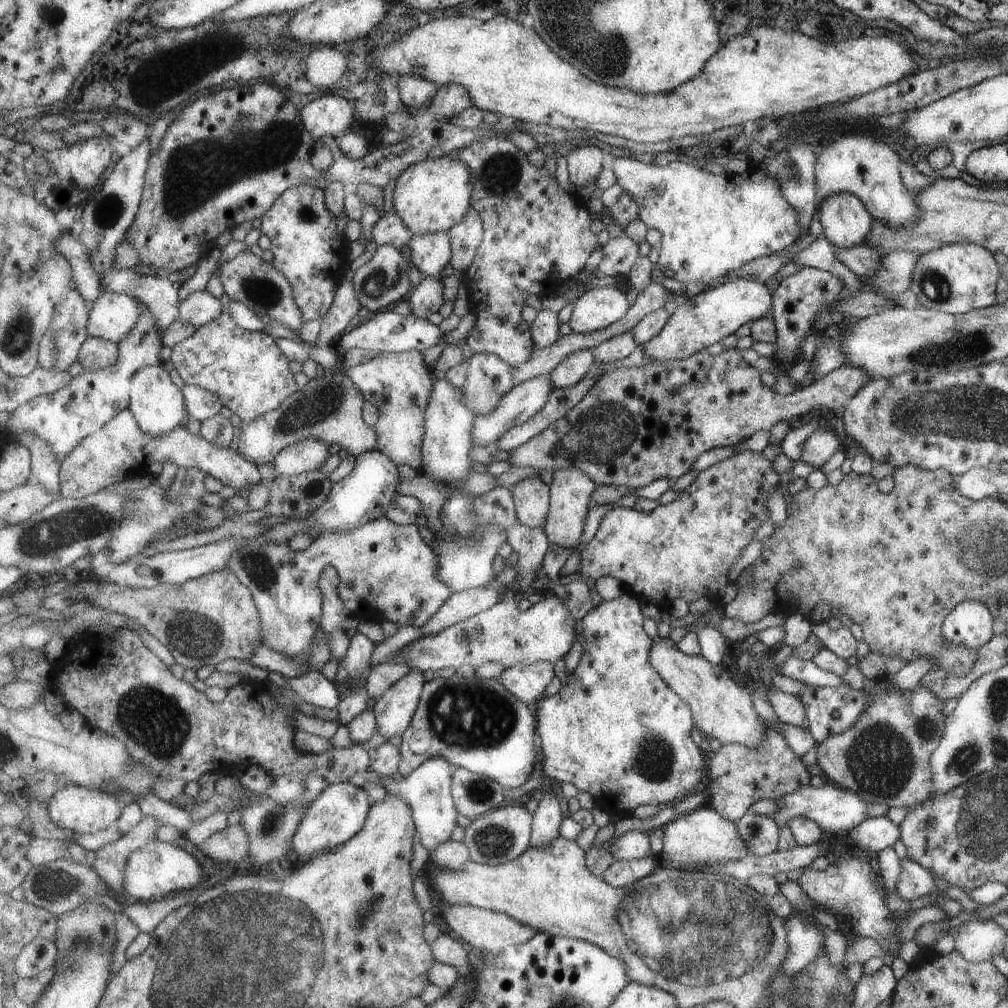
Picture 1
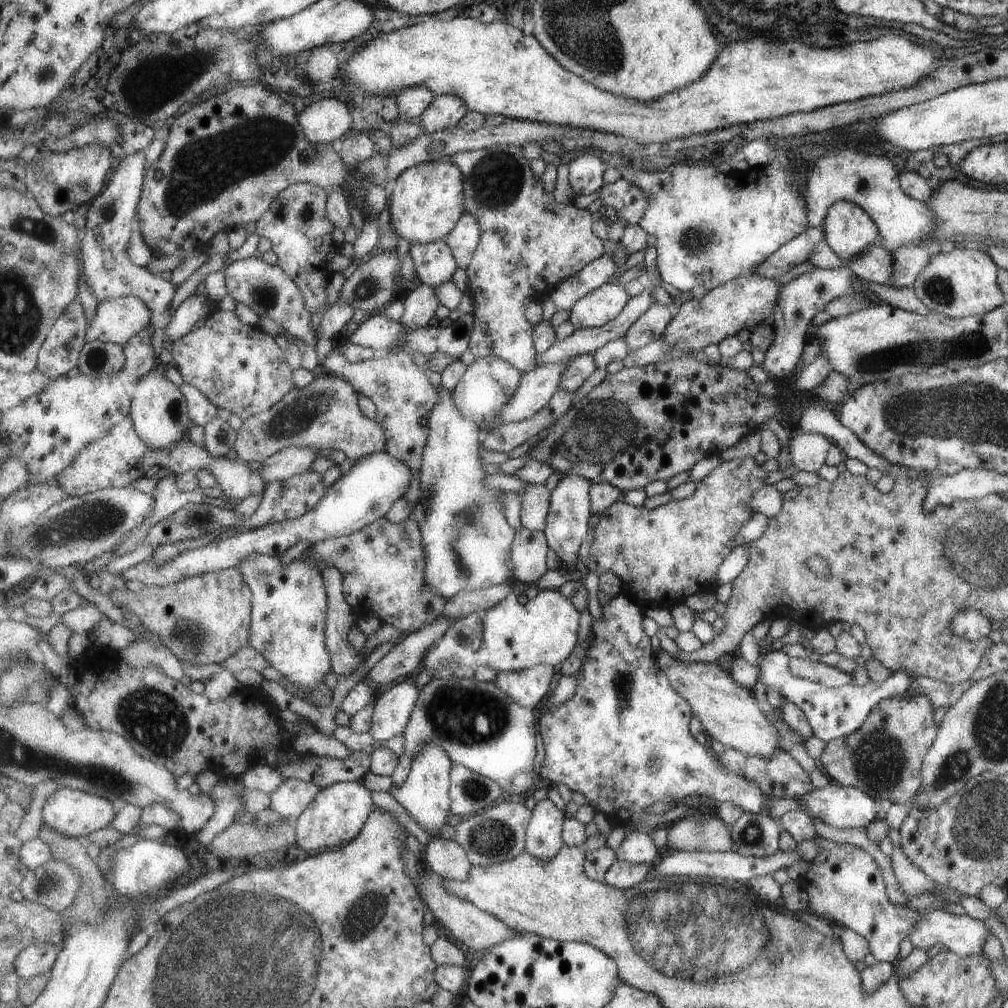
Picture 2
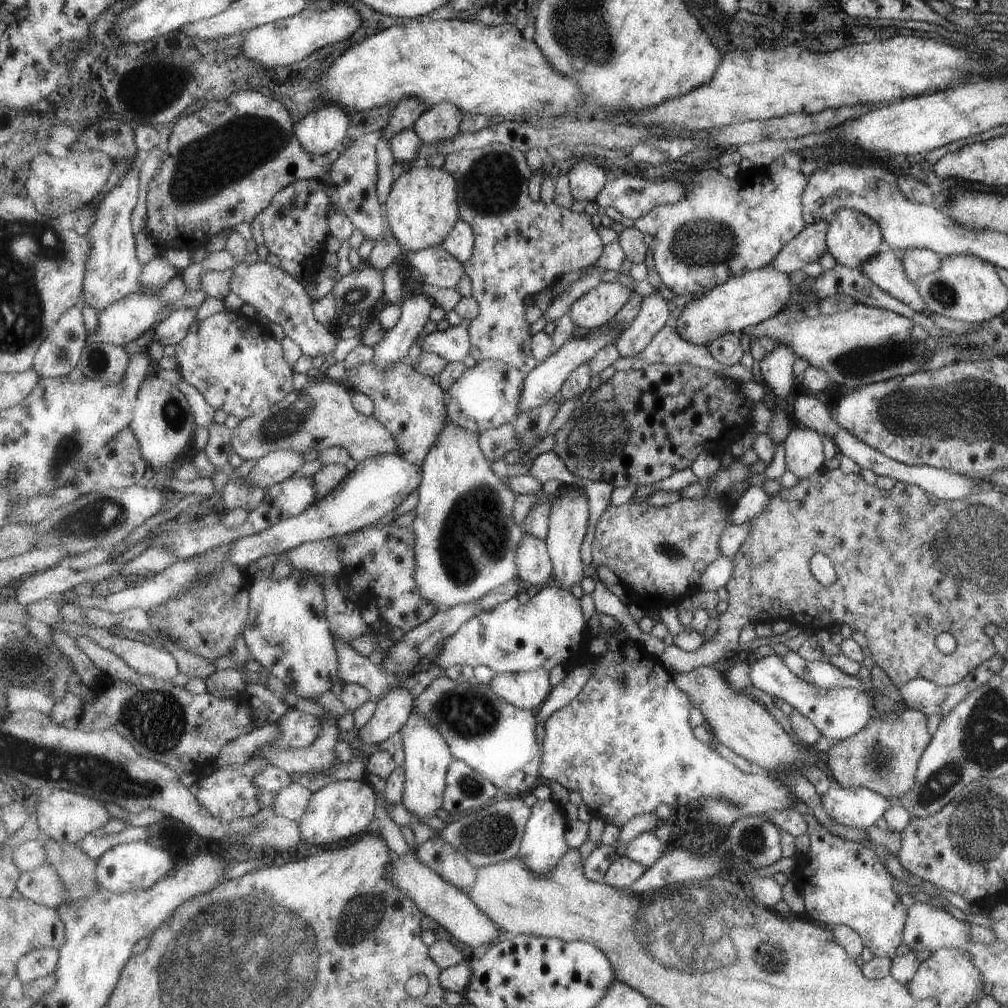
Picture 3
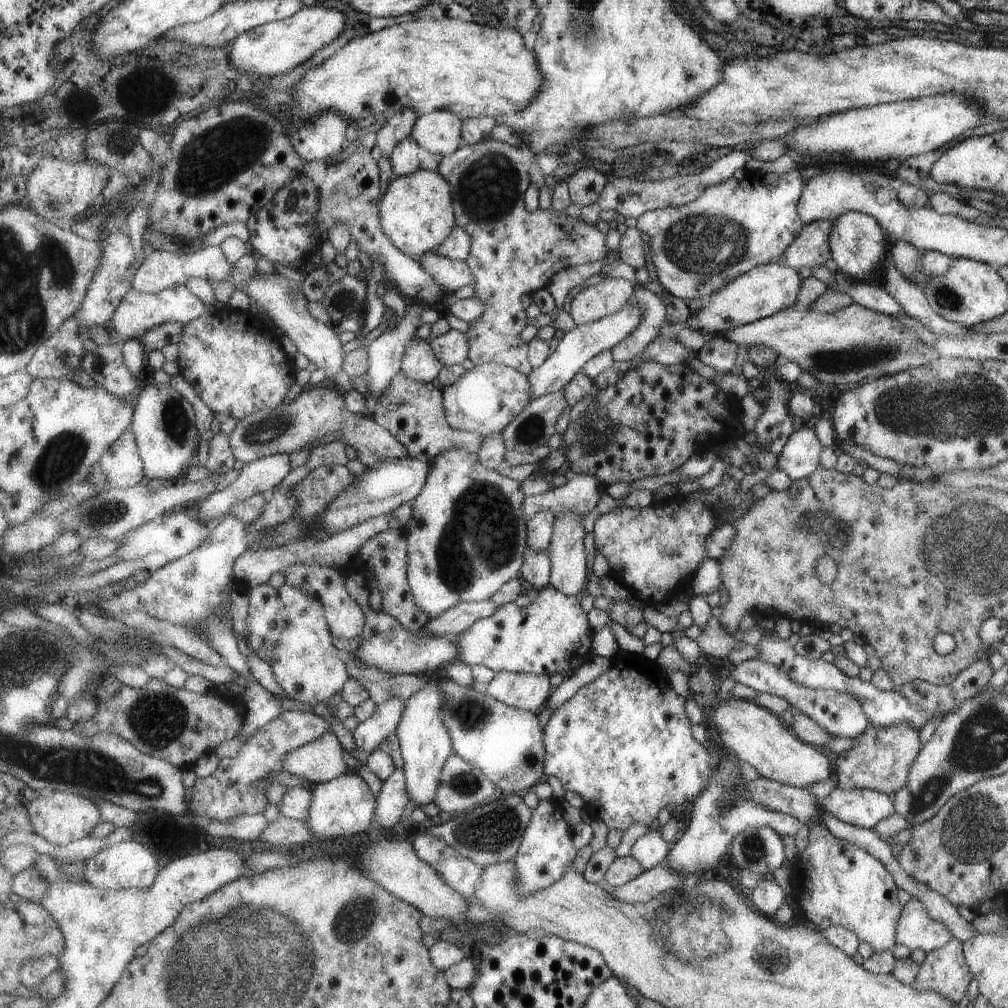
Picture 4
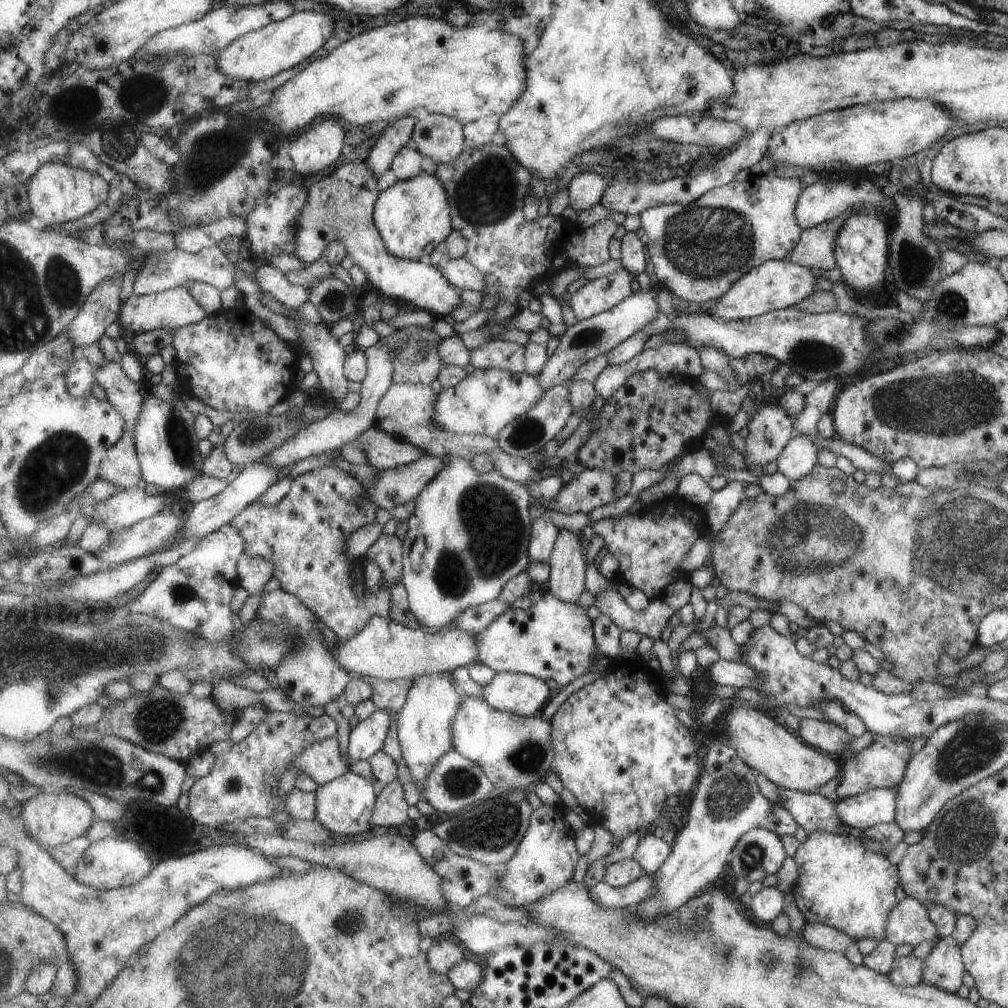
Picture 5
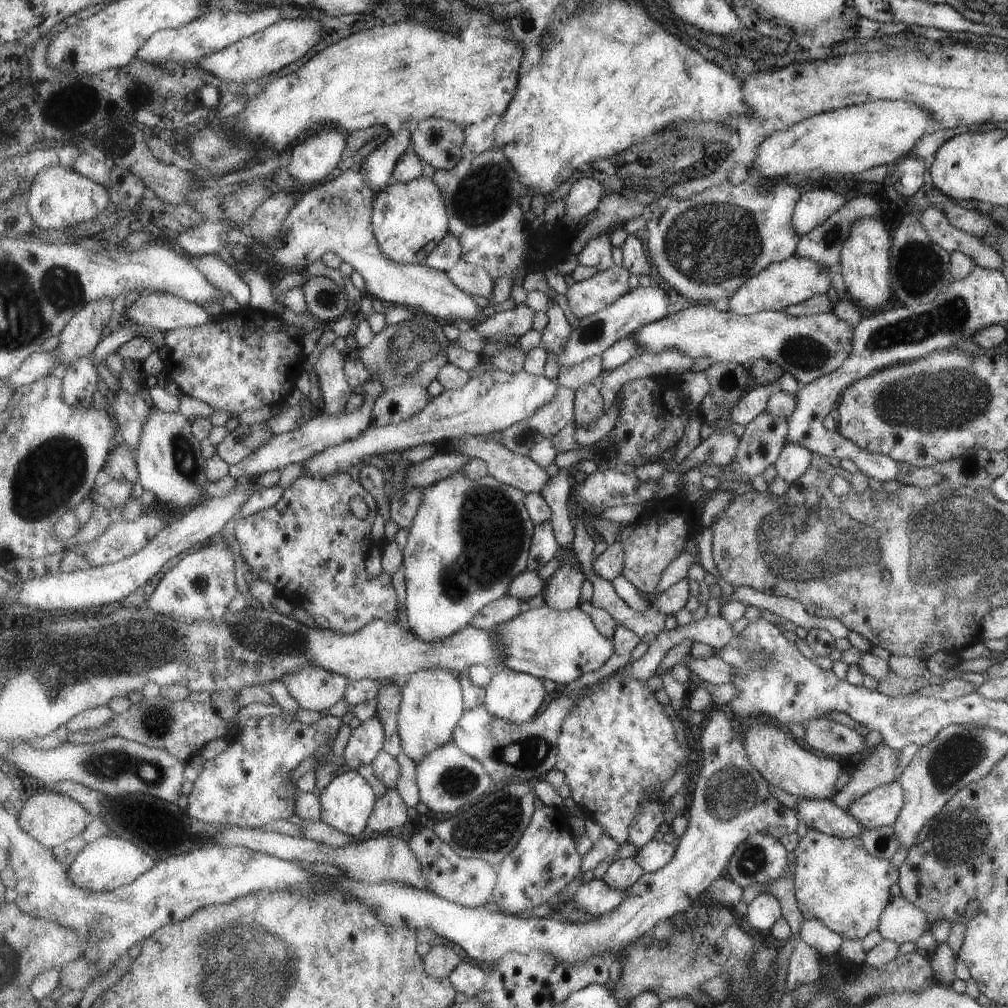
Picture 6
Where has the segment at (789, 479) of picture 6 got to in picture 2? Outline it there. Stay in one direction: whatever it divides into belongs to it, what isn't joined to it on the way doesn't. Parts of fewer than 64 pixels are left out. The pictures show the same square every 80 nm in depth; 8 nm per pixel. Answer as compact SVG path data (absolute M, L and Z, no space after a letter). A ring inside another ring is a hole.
M797 429L791 432L788 442L789 464L803 472L817 472L827 456L832 442L819 433L803 433Z

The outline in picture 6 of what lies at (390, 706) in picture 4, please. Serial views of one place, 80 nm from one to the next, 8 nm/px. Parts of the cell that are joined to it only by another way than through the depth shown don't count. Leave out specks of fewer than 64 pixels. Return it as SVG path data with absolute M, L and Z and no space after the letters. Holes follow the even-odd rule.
M377 714L370 720L363 721L352 731L352 736L344 750L340 762L345 762L352 770L373 763L384 751L386 731L384 720Z

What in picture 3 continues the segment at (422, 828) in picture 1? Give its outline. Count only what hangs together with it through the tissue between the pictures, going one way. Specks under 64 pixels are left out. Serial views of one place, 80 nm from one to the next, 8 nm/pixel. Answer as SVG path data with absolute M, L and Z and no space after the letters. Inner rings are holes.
M413 710L408 723L400 730L404 734L406 750L406 783L402 803L412 817L433 818L439 808L444 808L444 794L448 788L448 770L455 760L449 743L443 738L438 727L418 711Z

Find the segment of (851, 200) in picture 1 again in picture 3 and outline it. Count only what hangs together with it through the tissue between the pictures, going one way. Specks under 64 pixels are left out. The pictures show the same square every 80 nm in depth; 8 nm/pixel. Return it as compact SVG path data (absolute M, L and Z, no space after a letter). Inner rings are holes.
M843 207L837 209L828 222L826 250L837 264L858 269L878 252L881 235L874 219L861 211Z

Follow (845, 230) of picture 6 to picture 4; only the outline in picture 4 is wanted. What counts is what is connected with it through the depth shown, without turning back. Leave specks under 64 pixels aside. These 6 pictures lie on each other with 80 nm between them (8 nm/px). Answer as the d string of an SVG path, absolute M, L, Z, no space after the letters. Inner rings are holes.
M821 220L803 226L784 254L775 262L797 270L801 266L823 265L831 258L829 236L834 221Z

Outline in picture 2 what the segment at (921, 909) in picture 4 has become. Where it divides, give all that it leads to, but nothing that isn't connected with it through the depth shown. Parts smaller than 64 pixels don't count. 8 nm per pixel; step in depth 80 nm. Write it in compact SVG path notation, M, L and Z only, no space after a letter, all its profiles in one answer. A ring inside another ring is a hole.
M927 908L920 911L920 917L916 925L913 925L913 928L909 931L907 937L913 947L927 950L933 944L943 944L946 949L953 951L961 957L966 957L982 954L983 943L989 934L990 932L983 921L972 919L965 914L955 916L943 913L940 910Z

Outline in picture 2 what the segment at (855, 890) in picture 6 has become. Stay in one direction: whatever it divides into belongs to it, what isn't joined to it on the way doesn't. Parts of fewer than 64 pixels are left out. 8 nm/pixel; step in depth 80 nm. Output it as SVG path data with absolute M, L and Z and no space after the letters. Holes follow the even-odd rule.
M817 836L812 840L819 845L820 850L804 873L803 882L808 894L807 911L826 922L835 922L856 932L868 940L870 954L876 961L893 964L899 958L899 942L916 925L920 912L889 902L877 857L847 843L834 843Z

